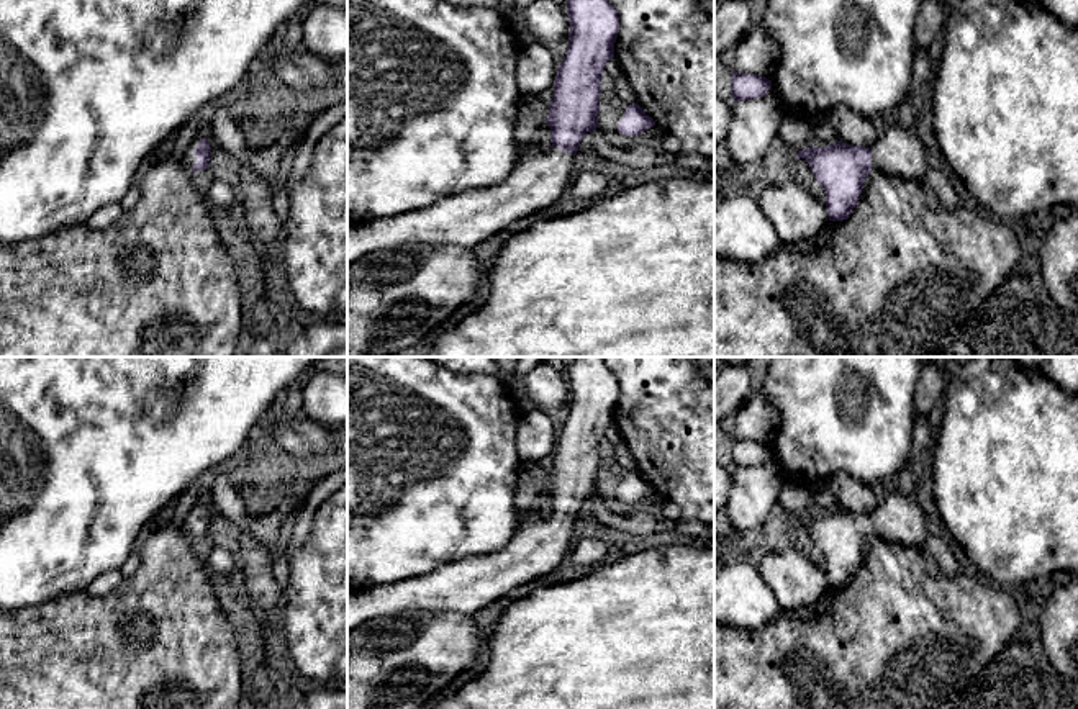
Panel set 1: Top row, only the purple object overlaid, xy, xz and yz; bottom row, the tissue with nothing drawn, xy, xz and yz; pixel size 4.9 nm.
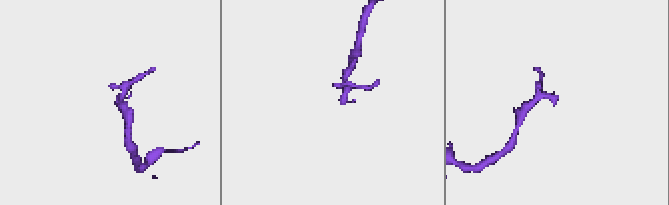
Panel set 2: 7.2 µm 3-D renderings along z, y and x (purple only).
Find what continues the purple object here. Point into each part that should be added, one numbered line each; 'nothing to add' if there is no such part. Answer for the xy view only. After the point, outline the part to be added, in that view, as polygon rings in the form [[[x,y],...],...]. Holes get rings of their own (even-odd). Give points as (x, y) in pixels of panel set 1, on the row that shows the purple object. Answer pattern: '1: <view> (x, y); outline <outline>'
1: xy (187, 158); outline [[[200,136],[195,138],[188,147],[179,156],[179,164],[183,165],[185,169],[193,169],[195,167],[195,154],[193,149],[198,147]]]

